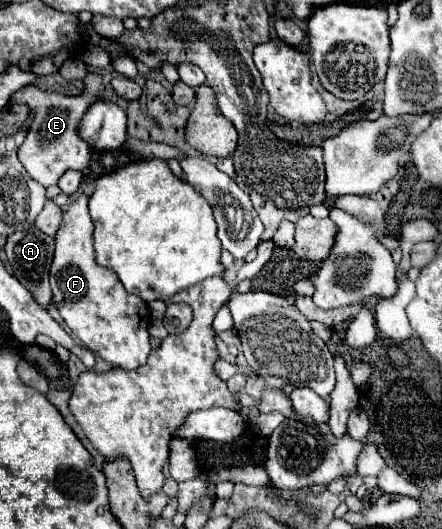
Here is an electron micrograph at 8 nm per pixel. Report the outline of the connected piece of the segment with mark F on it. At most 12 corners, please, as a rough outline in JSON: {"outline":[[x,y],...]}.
{"outline":[[89,195],[63,215],[53,299],[75,337],[145,365],[148,304],[95,261]]}

